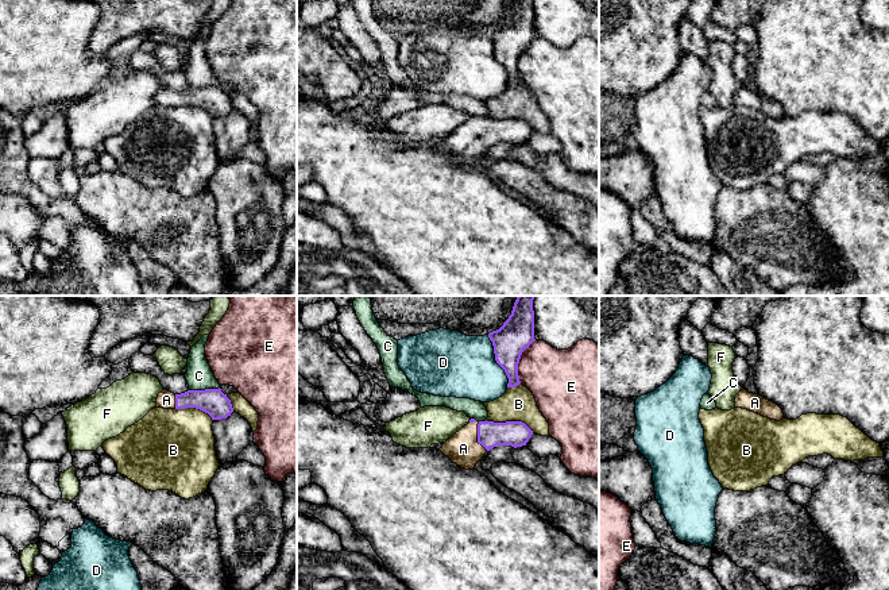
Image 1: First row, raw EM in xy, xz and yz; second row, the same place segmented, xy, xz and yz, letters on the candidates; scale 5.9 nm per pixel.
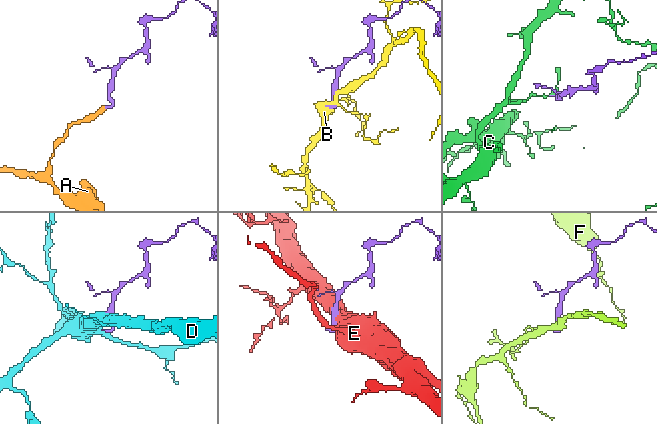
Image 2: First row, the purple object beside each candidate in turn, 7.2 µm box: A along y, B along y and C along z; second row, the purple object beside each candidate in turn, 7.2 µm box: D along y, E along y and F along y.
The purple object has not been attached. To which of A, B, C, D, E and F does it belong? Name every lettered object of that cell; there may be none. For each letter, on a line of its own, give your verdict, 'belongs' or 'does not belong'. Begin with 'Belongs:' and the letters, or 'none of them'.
Belongs: A
A: belongs
B: does not belong
C: does not belong
D: does not belong
E: does not belong
F: does not belong

